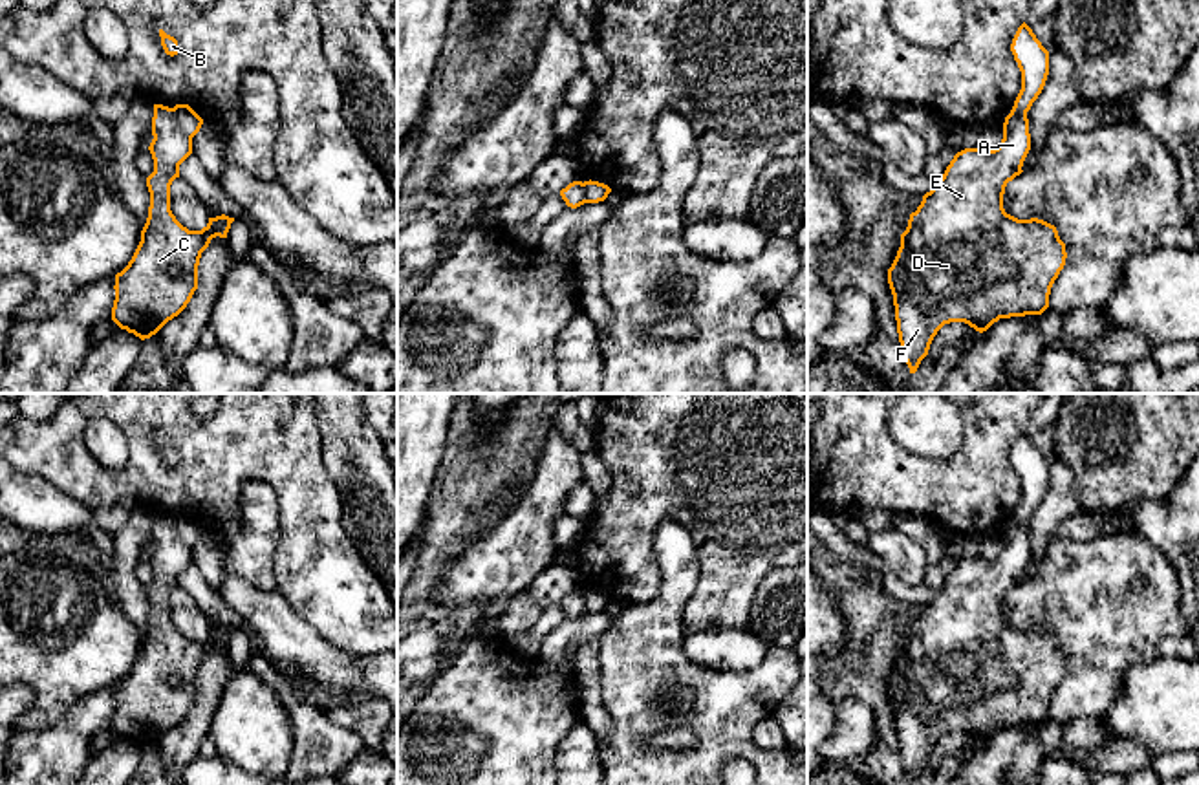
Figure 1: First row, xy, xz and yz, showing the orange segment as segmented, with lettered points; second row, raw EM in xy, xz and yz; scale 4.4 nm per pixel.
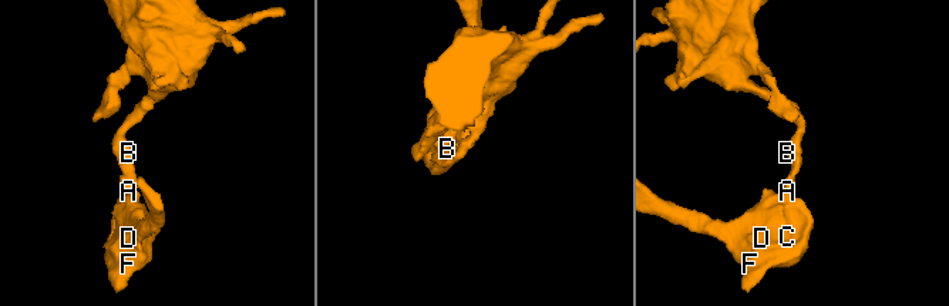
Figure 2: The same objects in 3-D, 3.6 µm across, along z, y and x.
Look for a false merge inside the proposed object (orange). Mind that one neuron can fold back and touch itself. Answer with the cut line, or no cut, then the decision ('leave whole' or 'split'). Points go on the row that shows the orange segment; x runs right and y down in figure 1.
xy (171, 108), (176, 123), (191, 138) | split

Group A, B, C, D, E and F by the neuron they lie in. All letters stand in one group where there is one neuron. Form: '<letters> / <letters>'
A C D E F / B

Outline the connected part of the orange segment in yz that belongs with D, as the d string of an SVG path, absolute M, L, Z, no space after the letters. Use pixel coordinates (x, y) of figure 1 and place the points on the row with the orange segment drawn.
M1027 115L1003 124L998 148L965 148L954 156L937 185L923 196L901 234L901 247L888 269L902 357L915 373L937 331L965 322L987 331L999 318L1042 315L1054 280L1065 265L1065 243L1054 225L1005 212L1003 194L1020 176L1031 150Z

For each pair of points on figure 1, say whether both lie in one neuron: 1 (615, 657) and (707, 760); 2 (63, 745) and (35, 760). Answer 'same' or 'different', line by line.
1: same
2: same

